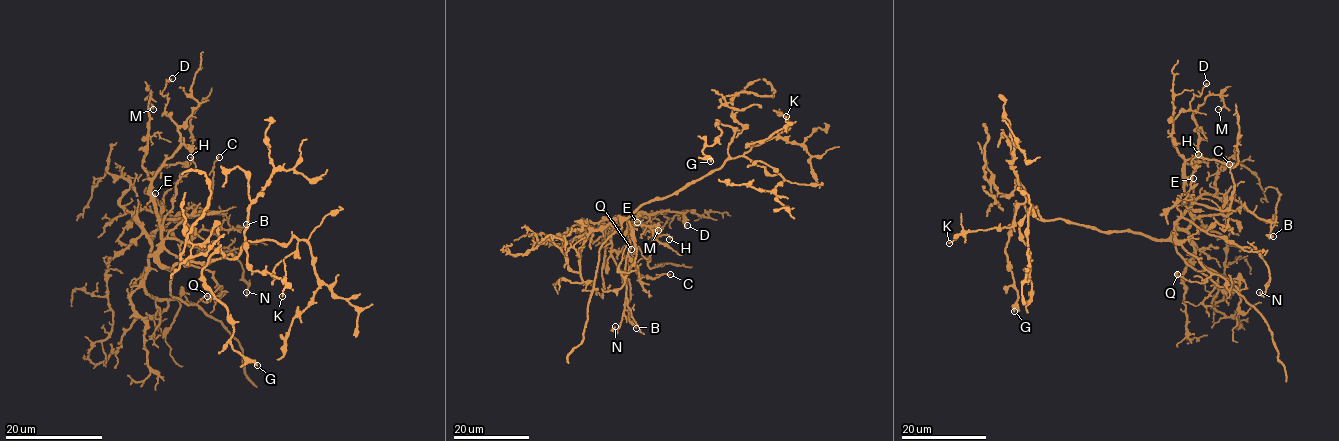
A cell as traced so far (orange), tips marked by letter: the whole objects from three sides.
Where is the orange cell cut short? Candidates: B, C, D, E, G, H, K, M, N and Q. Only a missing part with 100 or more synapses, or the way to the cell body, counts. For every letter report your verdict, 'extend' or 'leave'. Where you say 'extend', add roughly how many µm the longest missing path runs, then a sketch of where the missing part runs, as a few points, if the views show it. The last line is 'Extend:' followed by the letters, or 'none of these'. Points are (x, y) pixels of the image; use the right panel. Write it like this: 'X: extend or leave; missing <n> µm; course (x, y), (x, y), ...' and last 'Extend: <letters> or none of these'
B: leave
C: leave
D: leave
E: leave
G: leave
H: leave
K: leave
M: leave
N: leave
Q: leave
Extend: none of these

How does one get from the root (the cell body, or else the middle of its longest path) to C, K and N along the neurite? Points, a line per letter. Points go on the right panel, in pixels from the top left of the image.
C: (1122, 231), (1129, 229), (1165, 239), (1172, 235), (1174, 222), (1194, 203), (1228, 210), (1234, 189), (1229, 164)
K: (1122, 231), (1108, 233), (1061, 219), (1046, 220), (1025, 201), (1009, 227), (964, 232), (949, 243)
N: (1122, 231), (1165, 239), (1180, 217), (1188, 218), (1207, 233), (1255, 249), (1269, 275), (1266, 291), (1259, 292)

